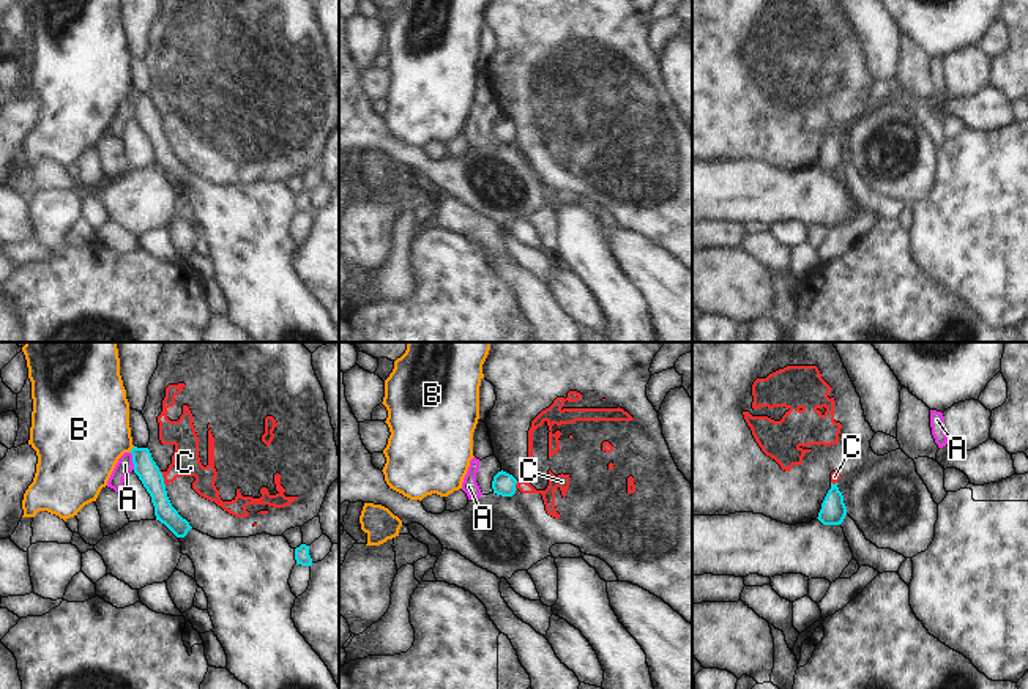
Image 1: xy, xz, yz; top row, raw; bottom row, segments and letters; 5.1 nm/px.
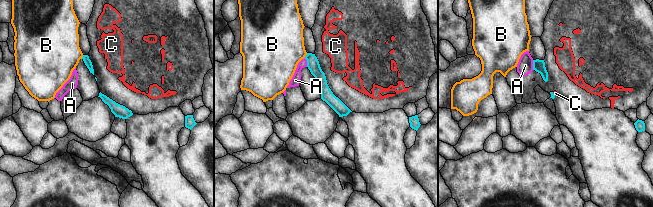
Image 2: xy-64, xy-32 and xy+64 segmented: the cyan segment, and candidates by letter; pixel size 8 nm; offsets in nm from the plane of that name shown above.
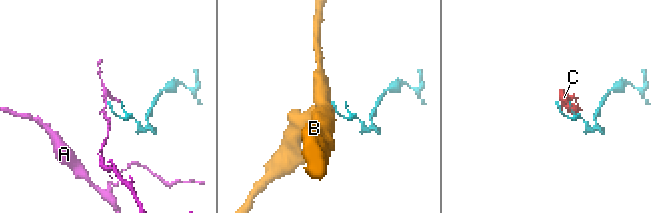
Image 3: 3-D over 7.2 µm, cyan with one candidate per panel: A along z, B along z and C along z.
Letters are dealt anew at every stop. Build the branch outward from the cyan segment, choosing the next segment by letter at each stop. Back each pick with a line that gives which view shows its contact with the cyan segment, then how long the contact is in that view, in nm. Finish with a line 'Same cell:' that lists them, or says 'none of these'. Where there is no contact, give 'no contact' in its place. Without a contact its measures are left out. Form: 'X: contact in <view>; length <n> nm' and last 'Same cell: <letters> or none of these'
Same cell: none of these

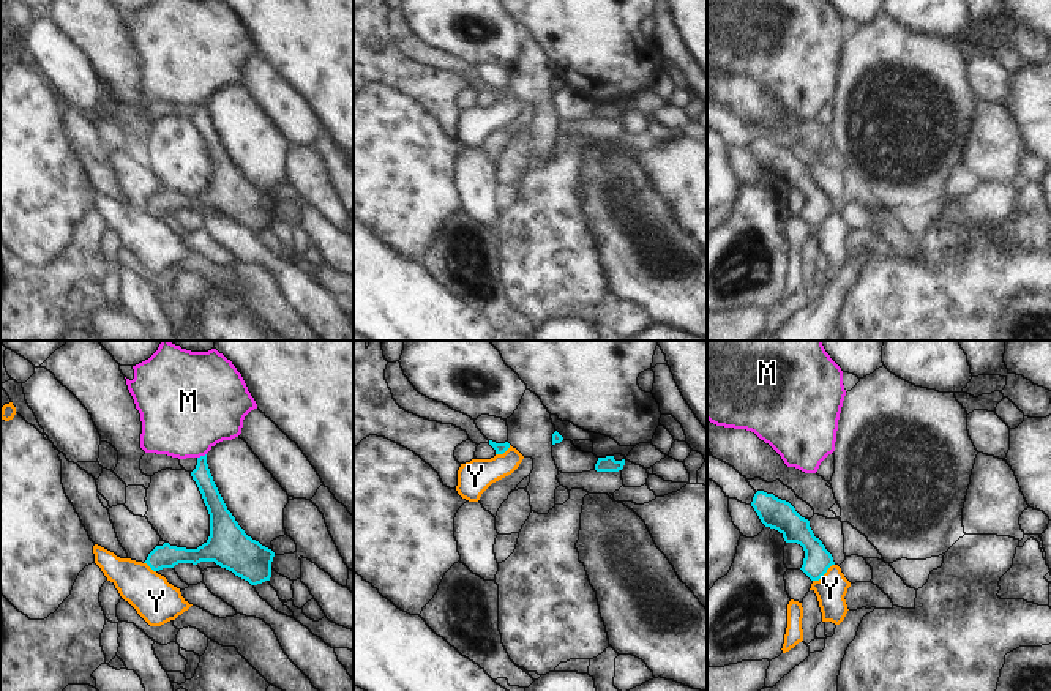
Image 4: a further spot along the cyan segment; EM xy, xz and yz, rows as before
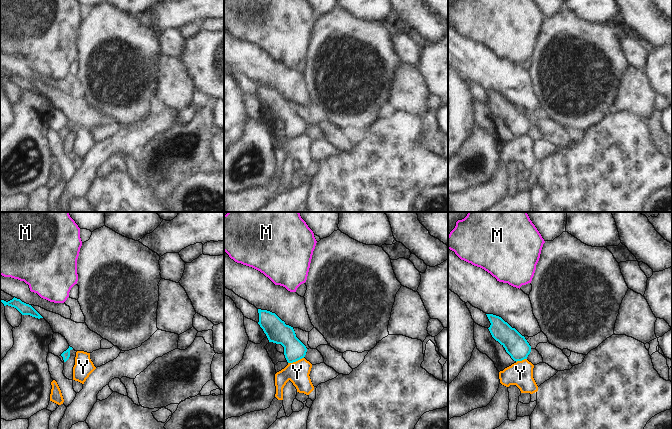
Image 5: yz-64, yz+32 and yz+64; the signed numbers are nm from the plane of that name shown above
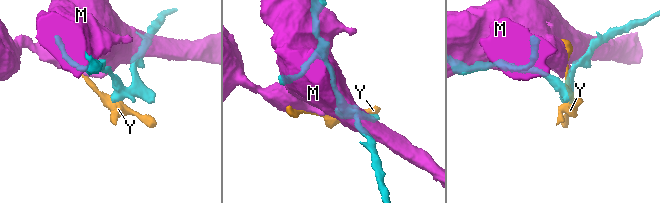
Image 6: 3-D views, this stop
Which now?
Same cell: none of these

